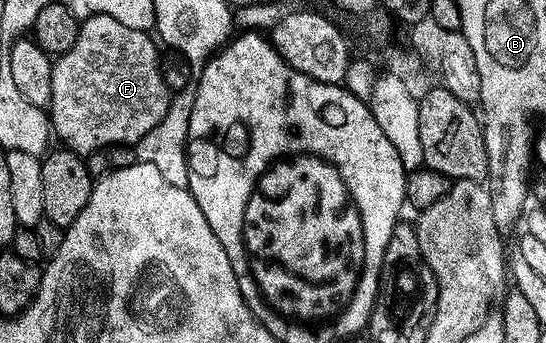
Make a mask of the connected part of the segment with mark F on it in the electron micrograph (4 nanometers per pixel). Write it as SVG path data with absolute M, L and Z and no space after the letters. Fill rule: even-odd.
M111 17L85 18L81 22L76 45L53 62L52 99L48 114L57 140L59 137L65 148L79 155L89 155L98 149L107 149L109 145L137 146L152 127L160 127L164 115L168 115L170 110L172 90L166 81L158 49L159 42L150 33L132 31L132 27L124 27L124 23Z

